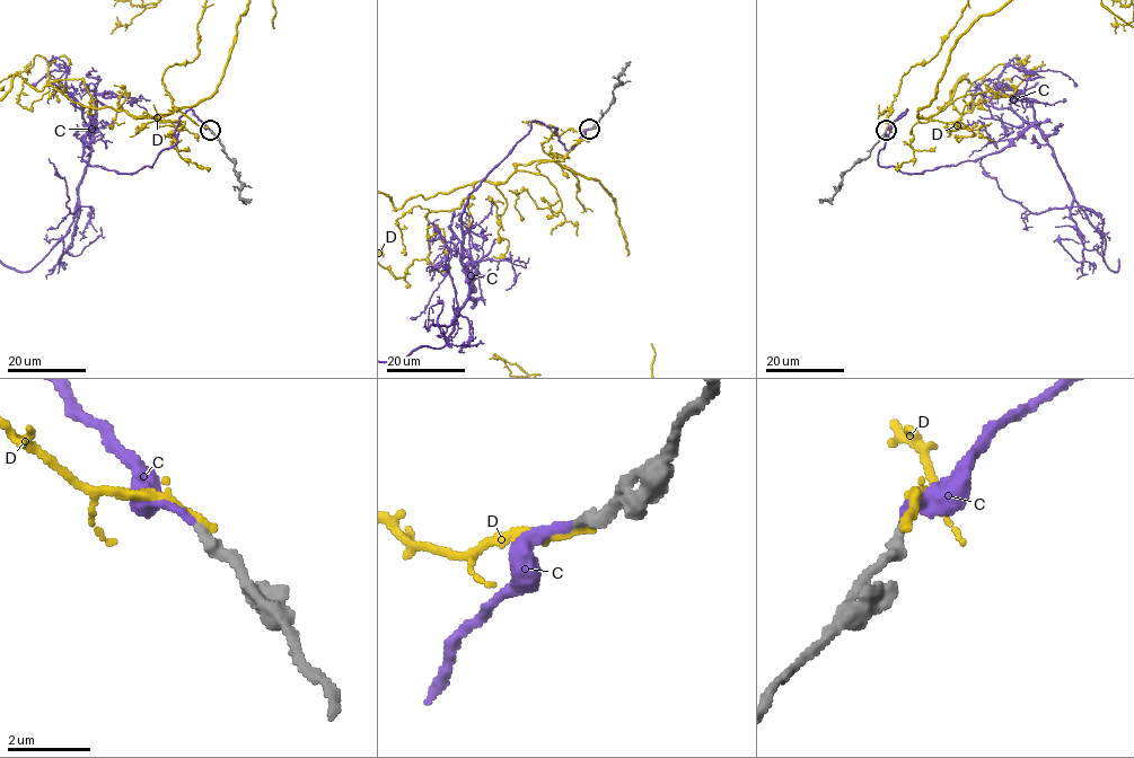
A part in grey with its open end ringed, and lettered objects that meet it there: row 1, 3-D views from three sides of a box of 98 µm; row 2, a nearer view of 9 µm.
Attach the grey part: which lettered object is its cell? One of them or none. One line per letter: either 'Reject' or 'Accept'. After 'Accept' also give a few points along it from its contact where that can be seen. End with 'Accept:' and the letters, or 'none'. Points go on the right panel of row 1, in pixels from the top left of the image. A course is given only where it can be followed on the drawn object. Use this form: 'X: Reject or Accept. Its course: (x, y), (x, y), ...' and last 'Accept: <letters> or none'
C: Accept
D: Reject
Accept: C

